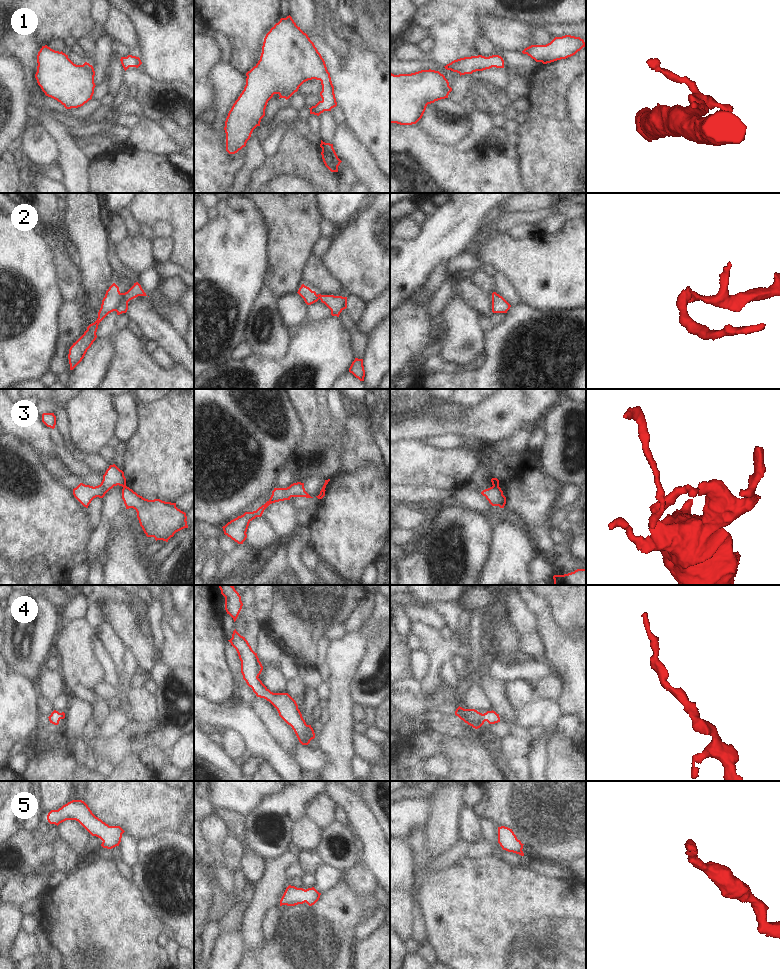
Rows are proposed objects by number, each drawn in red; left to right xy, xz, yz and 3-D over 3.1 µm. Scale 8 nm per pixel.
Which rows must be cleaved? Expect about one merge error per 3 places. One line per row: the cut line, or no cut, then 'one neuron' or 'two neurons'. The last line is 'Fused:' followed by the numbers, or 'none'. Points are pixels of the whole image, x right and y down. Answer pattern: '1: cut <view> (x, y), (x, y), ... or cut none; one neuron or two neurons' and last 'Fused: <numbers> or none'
1: cut none; one neuron
2: cut xy (124, 293), (121, 304), (115, 310); two neurons
3: cut xy (126, 486), (123, 488); two neurons
4: cut none; one neuron
5: cut none; one neuron
Fused: 2, 3

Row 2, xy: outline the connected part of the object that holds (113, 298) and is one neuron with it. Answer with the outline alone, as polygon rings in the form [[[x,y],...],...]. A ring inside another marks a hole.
[[[113,283],[106,291],[102,300],[101,308],[98,312],[97,320],[87,327],[84,334],[69,349],[68,359],[70,370],[73,370],[84,358],[87,350],[96,340],[99,323],[111,312],[116,311],[123,302],[124,293],[119,291],[119,287]]]

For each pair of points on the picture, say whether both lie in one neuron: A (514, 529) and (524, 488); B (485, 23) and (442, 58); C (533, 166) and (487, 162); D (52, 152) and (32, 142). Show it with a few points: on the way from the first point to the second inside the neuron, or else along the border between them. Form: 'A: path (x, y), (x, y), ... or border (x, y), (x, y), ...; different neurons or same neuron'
A: border (512, 513), (522, 519), (530, 536); different neurons
B: border (497, 13), (476, 13), (476, 25), (484, 35); different neurons
C: border (518, 157), (521, 180), (523, 182); different neurons
D: path (47, 150), (44, 150), (37, 144); same neuron

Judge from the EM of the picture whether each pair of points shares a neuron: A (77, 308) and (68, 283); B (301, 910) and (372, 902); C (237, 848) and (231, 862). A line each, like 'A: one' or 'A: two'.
A: two
B: one
C: one

